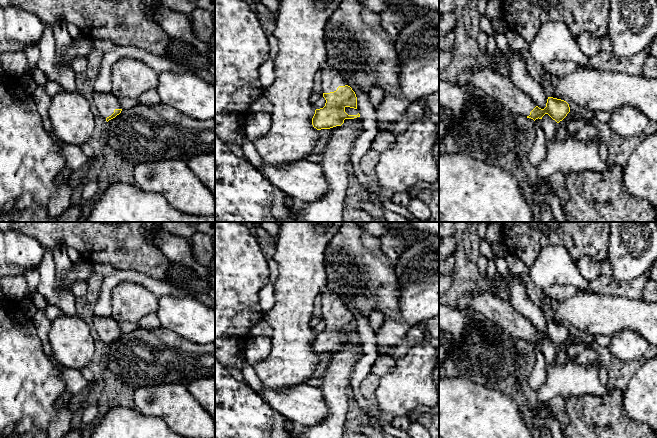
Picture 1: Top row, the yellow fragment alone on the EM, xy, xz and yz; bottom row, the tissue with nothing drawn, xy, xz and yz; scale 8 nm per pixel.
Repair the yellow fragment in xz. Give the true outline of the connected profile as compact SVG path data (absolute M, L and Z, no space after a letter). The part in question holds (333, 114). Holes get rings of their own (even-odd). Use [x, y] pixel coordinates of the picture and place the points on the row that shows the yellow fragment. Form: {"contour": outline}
{"contour": "M325 65L321 70L321 87L326 103L323 108L315 110L312 118L314 128L330 129L341 126L345 119L360 117L359 113L348 115L345 112L346 107L357 109L357 97L339 72Z"}

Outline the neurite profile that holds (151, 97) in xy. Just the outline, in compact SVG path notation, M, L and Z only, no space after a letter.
M150 89L145 92L140 98L140 102L146 105L155 105L160 102L160 97L156 91L156 89Z

